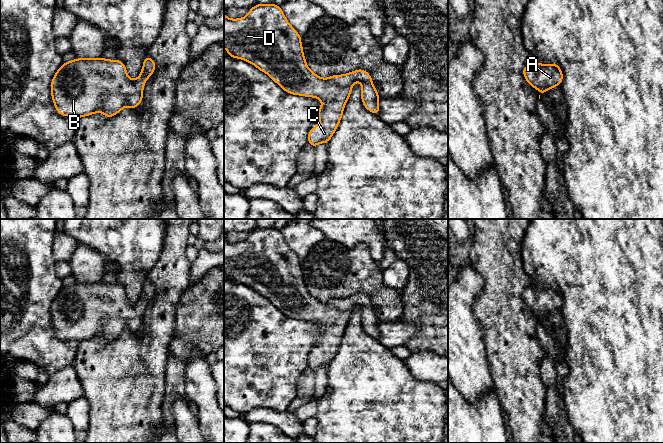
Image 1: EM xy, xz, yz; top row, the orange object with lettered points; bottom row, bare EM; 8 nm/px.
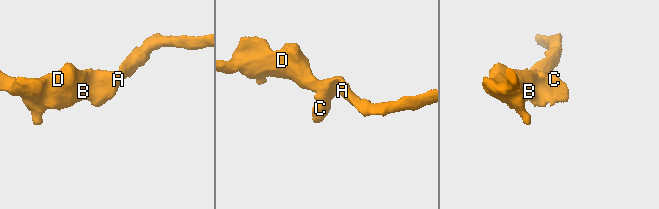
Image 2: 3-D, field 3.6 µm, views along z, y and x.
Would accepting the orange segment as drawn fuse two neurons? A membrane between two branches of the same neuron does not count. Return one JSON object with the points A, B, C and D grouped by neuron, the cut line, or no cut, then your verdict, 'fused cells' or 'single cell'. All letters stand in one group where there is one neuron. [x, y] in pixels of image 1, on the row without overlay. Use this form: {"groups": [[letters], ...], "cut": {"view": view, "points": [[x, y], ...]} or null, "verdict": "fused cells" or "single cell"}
{"groups": [["A", "B", "C", "D"]], "cut": null, "verdict": "single cell"}

